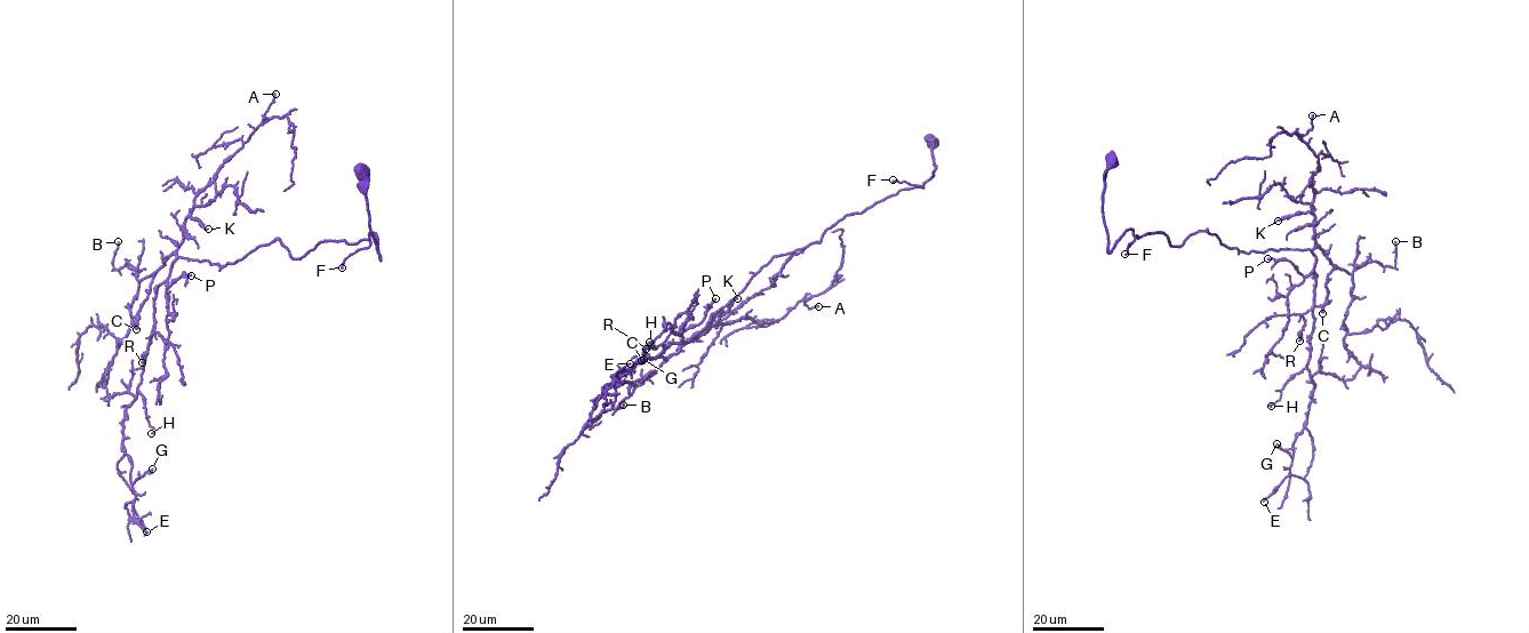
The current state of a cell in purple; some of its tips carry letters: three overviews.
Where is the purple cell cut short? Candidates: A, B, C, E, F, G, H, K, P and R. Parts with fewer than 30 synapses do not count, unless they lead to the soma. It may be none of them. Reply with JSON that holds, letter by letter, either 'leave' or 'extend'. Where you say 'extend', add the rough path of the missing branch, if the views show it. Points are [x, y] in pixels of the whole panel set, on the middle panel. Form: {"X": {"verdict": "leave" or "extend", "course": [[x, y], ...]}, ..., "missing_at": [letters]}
{"A": {"verdict": "leave"}, "B": {"verdict": "leave"}, "C": {"verdict": "leave"}, "E": {"verdict": "leave"}, "F": {"verdict": "leave"}, "G": {"verdict": "leave"}, "H": {"verdict": "leave"}, "K": {"verdict": "leave"}, "P": {"verdict": "extend", "course": [[715, 298], [723, 290], [727, 273], [730, 273], [722, 278], [715, 273], [718, 269]]}, "R": {"verdict": "leave"}, "missing_at": ["P"]}

